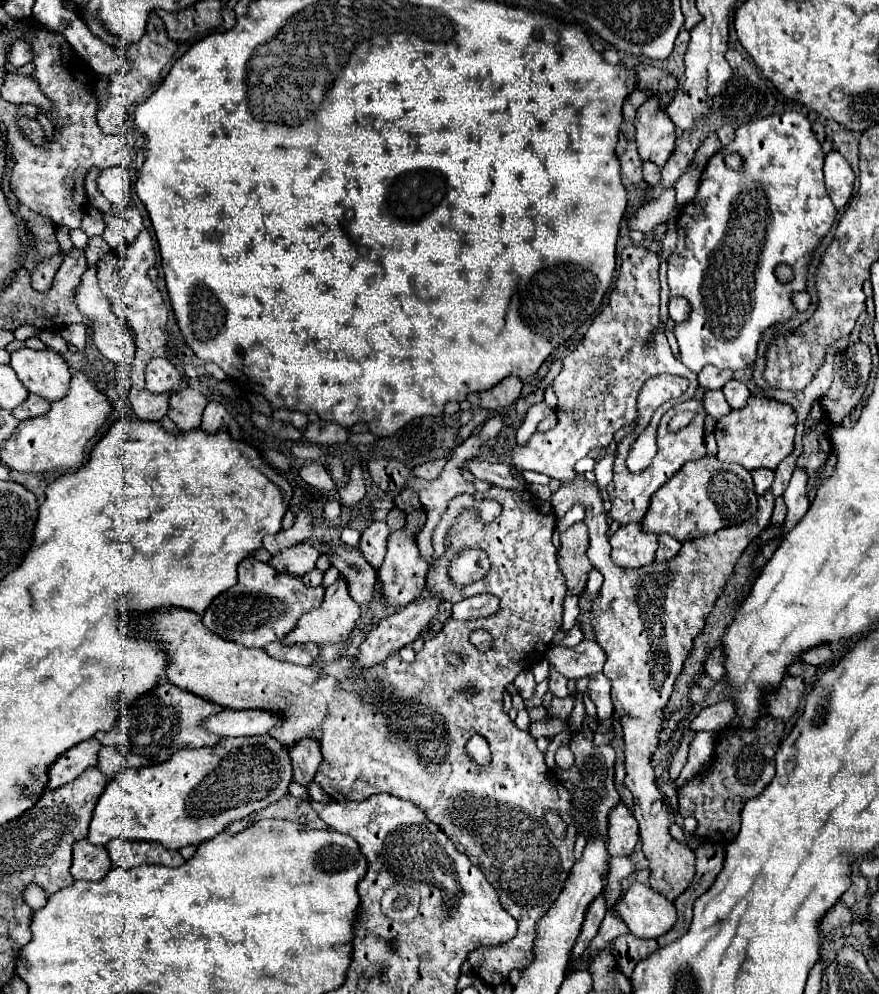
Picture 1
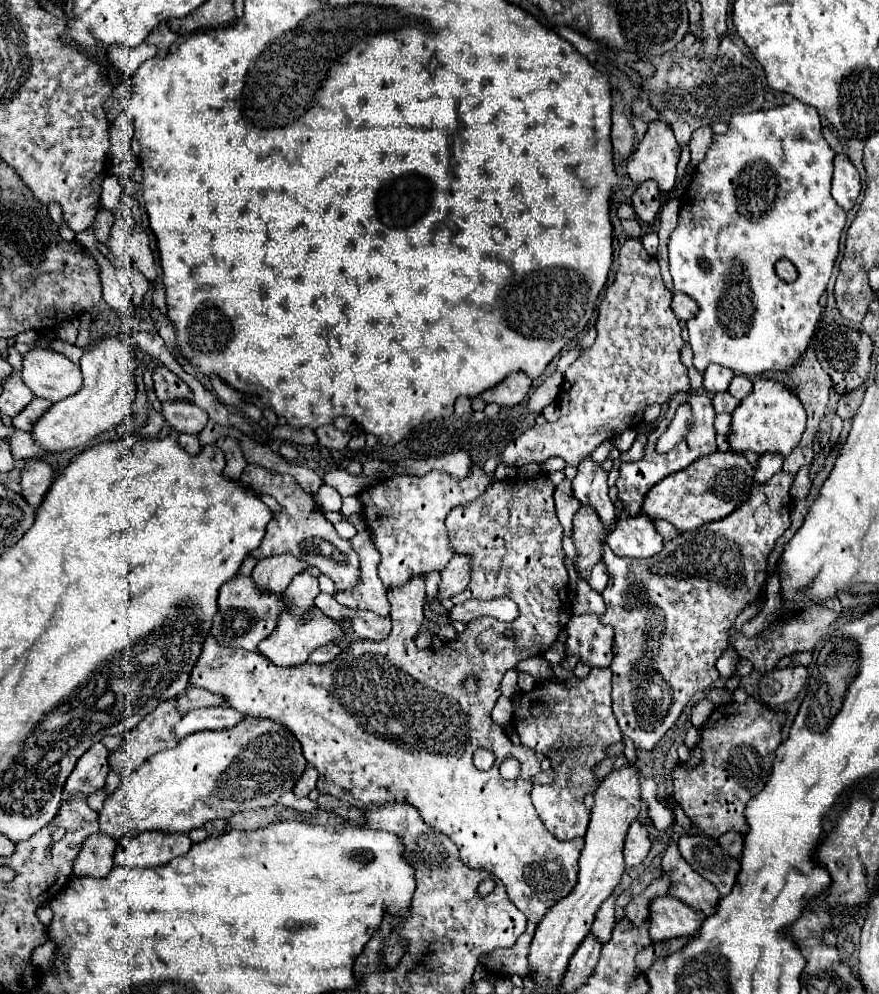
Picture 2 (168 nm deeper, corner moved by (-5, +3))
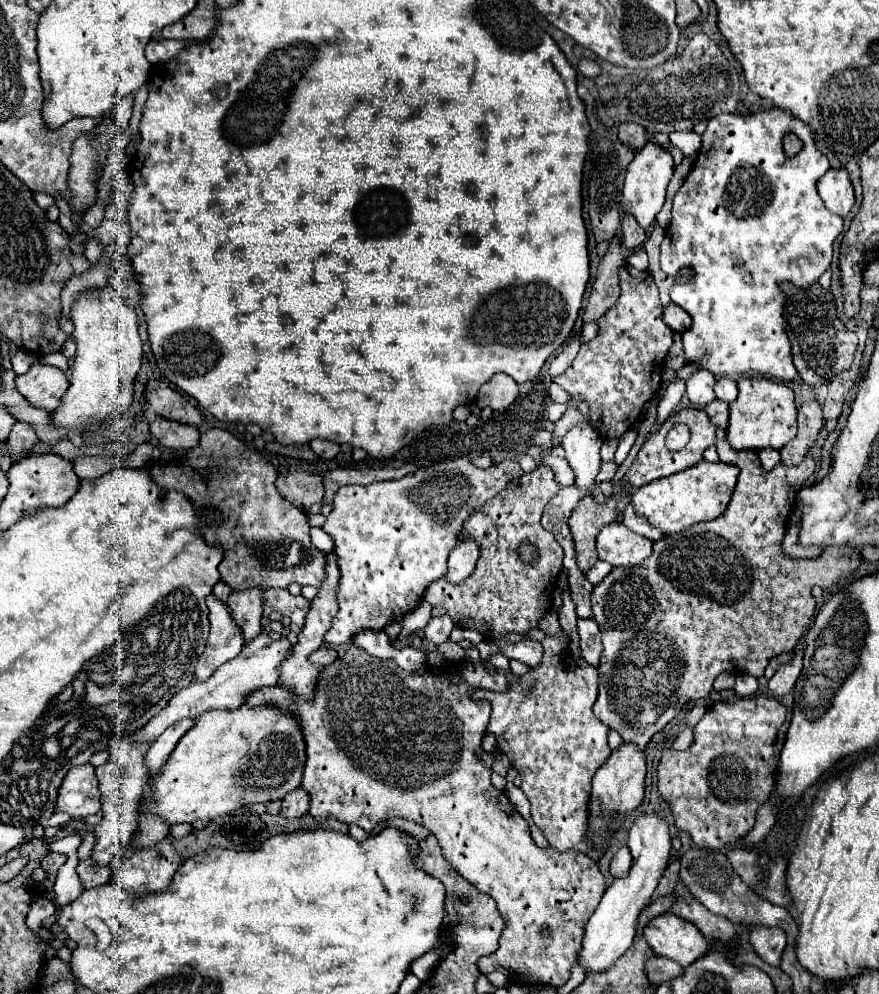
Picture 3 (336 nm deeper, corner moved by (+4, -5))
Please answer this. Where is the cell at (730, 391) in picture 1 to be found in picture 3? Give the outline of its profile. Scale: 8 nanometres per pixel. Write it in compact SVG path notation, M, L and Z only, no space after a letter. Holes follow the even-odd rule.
M720 377L714 385L714 393L716 393L716 399L722 399L726 403L732 403L738 395L738 387L736 387L736 381L730 379L730 377Z

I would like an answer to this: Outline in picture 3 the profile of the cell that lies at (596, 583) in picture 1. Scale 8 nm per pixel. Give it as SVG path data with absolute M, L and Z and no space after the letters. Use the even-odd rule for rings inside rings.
M596 561L594 565L592 565L592 569L586 573L586 579L592 583L592 585L598 585L608 573L612 571L612 565L608 565L606 561Z

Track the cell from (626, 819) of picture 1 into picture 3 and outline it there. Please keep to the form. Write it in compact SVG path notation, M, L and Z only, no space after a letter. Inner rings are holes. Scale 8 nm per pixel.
M620 847L610 861L612 877L626 877L630 871L630 865L632 865L632 855L630 855L628 847Z

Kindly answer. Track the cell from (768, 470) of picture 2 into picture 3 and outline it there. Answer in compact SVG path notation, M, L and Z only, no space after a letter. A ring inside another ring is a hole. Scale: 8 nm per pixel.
M764 449L764 453L758 453L760 455L760 461L762 461L762 467L766 471L774 469L778 463L780 463L780 451L778 449Z

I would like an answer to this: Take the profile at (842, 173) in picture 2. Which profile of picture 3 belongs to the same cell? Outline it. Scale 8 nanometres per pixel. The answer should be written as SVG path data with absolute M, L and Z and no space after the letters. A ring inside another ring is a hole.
M830 169L818 181L818 193L828 211L846 217L854 207L854 189L846 169Z

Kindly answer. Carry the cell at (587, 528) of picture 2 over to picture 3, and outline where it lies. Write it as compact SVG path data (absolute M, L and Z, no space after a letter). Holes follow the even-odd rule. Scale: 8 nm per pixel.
M584 497L572 511L568 525L574 535L576 561L582 571L588 571L596 563L598 559L596 547L594 547L596 535L604 525L612 523L616 517L618 517L618 503L612 497L606 499L604 505L596 505L592 497Z

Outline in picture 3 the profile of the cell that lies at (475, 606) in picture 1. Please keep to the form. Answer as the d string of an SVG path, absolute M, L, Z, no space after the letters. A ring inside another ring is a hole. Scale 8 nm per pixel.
M442 615L442 617L432 617L430 623L424 629L424 639L430 645L440 645L444 641L448 641L450 631L454 629L454 621L450 619L450 615Z

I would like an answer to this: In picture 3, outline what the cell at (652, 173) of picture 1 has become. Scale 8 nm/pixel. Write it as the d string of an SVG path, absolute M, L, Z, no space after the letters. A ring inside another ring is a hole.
M624 215L620 225L620 241L626 249L638 249L646 241L646 231L632 217Z

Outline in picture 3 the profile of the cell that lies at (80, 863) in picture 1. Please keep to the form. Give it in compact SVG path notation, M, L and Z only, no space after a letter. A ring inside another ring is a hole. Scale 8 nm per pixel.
M92 859L78 863L76 871L78 871L78 877L80 877L84 889L106 885L112 879L112 869L108 865L96 865Z

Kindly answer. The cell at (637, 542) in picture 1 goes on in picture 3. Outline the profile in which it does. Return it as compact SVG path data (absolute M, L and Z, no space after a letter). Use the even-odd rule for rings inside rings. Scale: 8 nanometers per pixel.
M624 523L606 525L596 539L598 557L610 565L636 565L652 553L652 541L630 531Z

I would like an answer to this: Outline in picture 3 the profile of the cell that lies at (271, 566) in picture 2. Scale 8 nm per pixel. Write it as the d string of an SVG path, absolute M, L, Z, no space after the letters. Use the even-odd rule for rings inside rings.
M248 589L248 591L234 591L228 597L228 609L236 625L240 625L244 633L244 641L252 641L258 637L262 627L262 589Z

